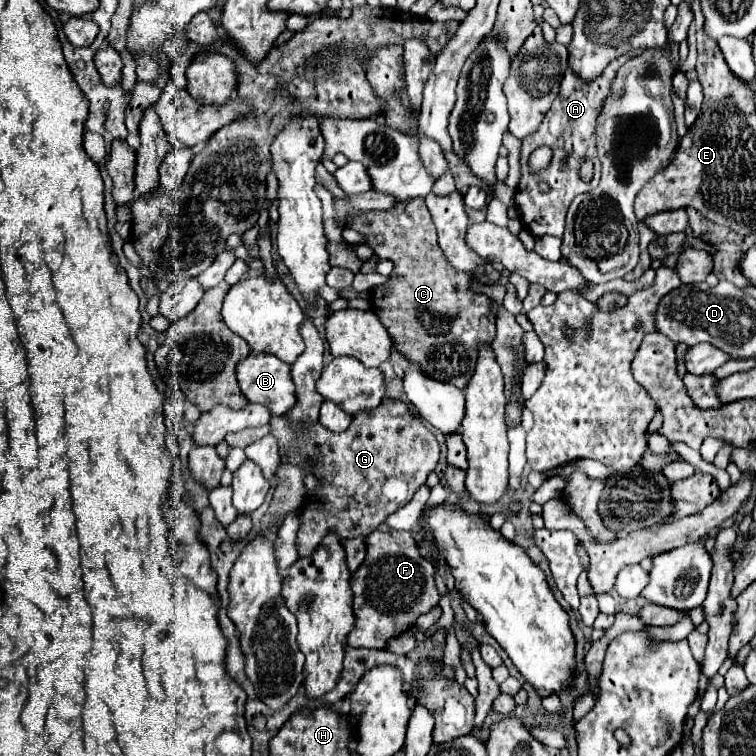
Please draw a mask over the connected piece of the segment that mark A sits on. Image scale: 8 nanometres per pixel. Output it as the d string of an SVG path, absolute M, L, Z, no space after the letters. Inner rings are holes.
M631 50L619 58L615 58L615 62L611 62L603 74L599 78L595 78L593 82L581 82L581 78L567 68L559 94L553 102L553 106L549 108L549 112L545 114L541 126L537 128L537 132L529 134L523 142L521 142L521 180L519 180L519 190L521 194L537 194L539 190L539 182L545 182L549 186L549 192L545 196L515 196L515 206L519 210L519 220L523 224L525 230L529 230L535 238L551 234L557 238L563 238L563 230L565 230L565 214L569 204L573 202L573 198L593 190L599 184L599 176L601 176L601 164L597 162L597 150L595 150L595 124L597 124L597 116L601 112L601 106L605 102L605 96L611 92L611 82L617 74L617 70L629 62L631 58L639 56L643 50ZM539 146L549 146L553 150L553 162L547 170L539 172L537 176L529 174L529 166L527 166L527 158L529 154L539 148ZM583 158L591 158L595 162L595 176L589 184L581 182L579 177L580 163Z

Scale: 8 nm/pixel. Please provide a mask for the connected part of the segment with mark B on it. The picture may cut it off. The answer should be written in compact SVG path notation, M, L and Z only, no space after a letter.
M251 354L237 366L237 380L243 396L253 404L263 404L271 416L283 416L295 406L295 384L289 366L271 354Z

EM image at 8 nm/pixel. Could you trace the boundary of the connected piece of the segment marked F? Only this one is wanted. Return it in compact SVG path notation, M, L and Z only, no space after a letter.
M383 532L365 538L367 556L351 578L355 596L355 628L347 638L353 648L381 650L387 642L409 630L421 614L427 614L439 602L439 592L433 580L433 564L419 554L411 532Z

